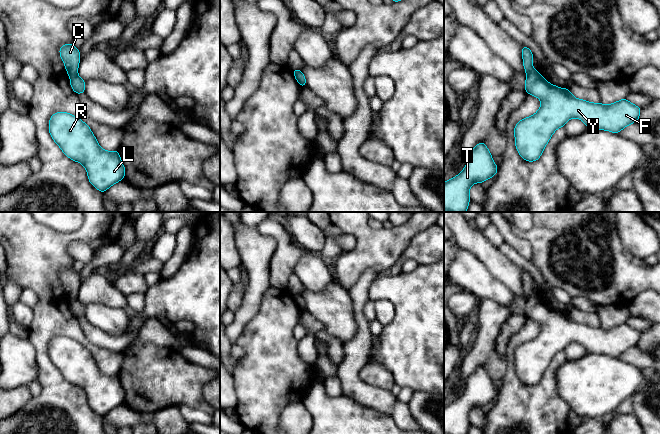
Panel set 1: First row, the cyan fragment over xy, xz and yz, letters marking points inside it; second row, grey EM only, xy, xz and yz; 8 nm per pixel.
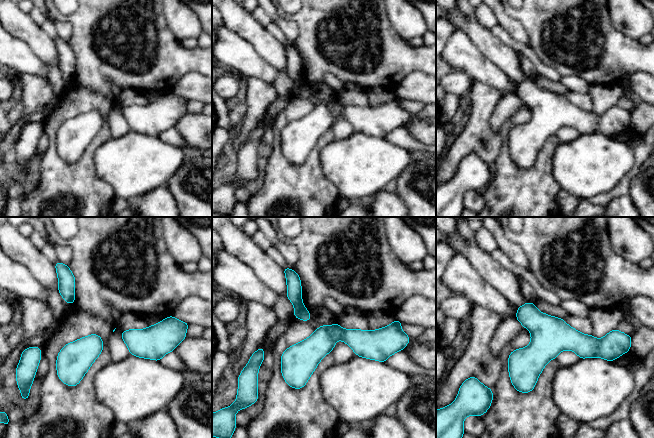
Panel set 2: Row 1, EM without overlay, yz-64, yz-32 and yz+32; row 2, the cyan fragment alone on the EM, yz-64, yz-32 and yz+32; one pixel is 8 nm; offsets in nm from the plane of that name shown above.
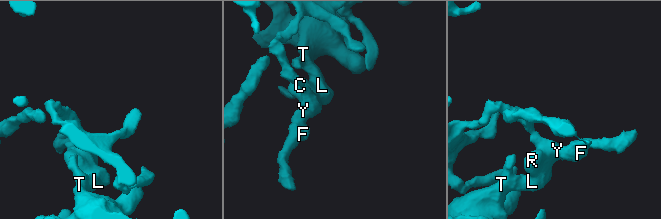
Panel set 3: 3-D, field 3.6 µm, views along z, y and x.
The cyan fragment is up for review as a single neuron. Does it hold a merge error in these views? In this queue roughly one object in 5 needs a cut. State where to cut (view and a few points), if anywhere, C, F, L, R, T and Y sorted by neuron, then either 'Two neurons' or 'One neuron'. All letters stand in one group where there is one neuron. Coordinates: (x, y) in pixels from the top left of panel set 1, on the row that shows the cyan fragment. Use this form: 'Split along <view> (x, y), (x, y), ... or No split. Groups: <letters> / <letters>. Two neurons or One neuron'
Split along yz (534, 70), (526, 75). Groups: C / F L R T Y. Two neurons

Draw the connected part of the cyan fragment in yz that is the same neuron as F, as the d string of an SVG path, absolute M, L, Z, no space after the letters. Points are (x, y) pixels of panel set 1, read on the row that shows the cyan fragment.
M536 70L526 75L524 90L541 100L539 110L514 128L516 149L528 162L540 158L552 134L571 118L580 119L587 128L619 133L637 122L641 113L641 108L626 98L610 105L577 99L569 89L550 84Z

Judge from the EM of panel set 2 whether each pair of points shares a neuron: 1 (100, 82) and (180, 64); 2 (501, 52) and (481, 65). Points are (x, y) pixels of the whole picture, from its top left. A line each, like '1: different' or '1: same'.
1: same
2: different

